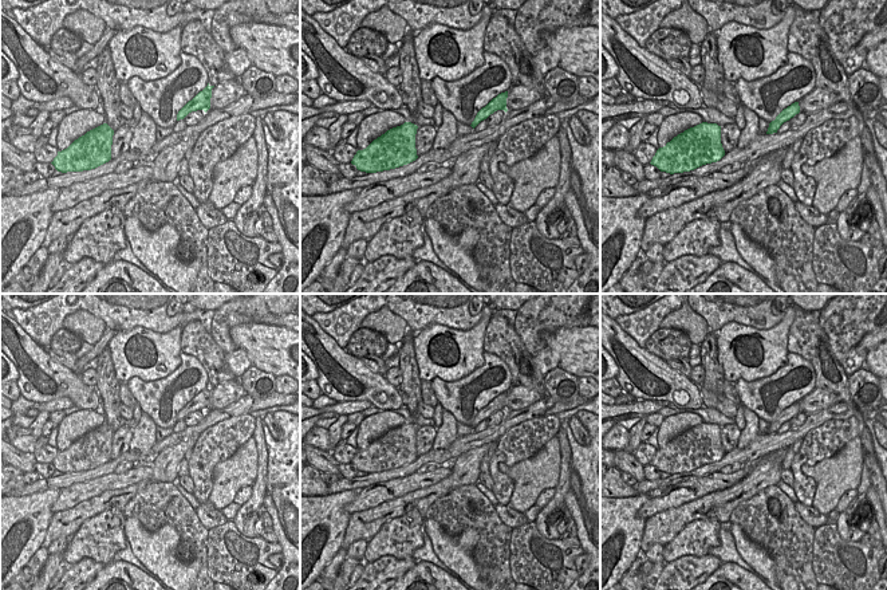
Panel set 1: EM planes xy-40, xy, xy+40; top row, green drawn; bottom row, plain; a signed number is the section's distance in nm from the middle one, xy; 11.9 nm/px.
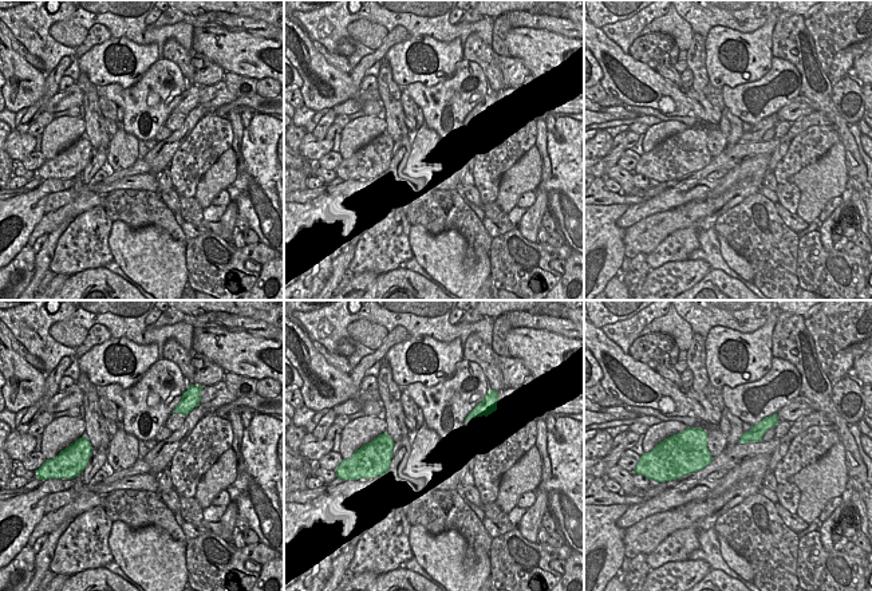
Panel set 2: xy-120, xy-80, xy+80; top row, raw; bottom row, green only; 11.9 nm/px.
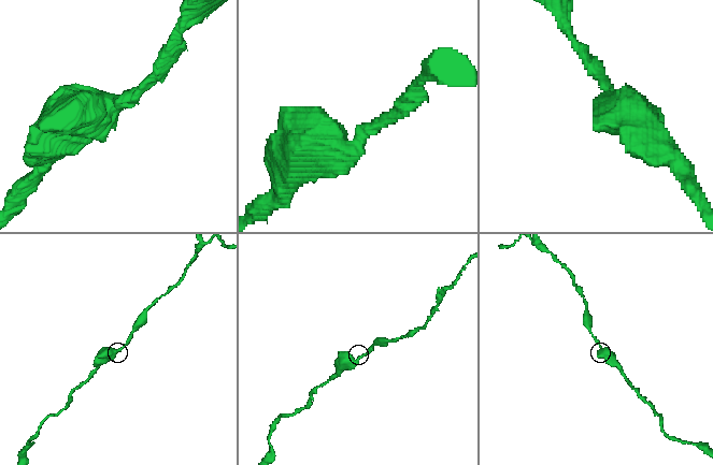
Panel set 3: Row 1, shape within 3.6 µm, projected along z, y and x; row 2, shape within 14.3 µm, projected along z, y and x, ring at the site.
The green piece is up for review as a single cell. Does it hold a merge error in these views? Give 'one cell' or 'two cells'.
one cell

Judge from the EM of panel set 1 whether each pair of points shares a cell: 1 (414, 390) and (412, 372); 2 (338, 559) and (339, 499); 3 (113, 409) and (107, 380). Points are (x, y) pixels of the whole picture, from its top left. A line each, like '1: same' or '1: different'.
1: same
2: different
3: same

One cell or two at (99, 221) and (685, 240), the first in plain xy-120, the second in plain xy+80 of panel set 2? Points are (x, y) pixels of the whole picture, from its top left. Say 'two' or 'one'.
one

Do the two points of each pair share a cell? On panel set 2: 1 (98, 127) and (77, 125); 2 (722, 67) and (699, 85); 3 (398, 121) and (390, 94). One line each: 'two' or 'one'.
1: two
2: two
3: one

